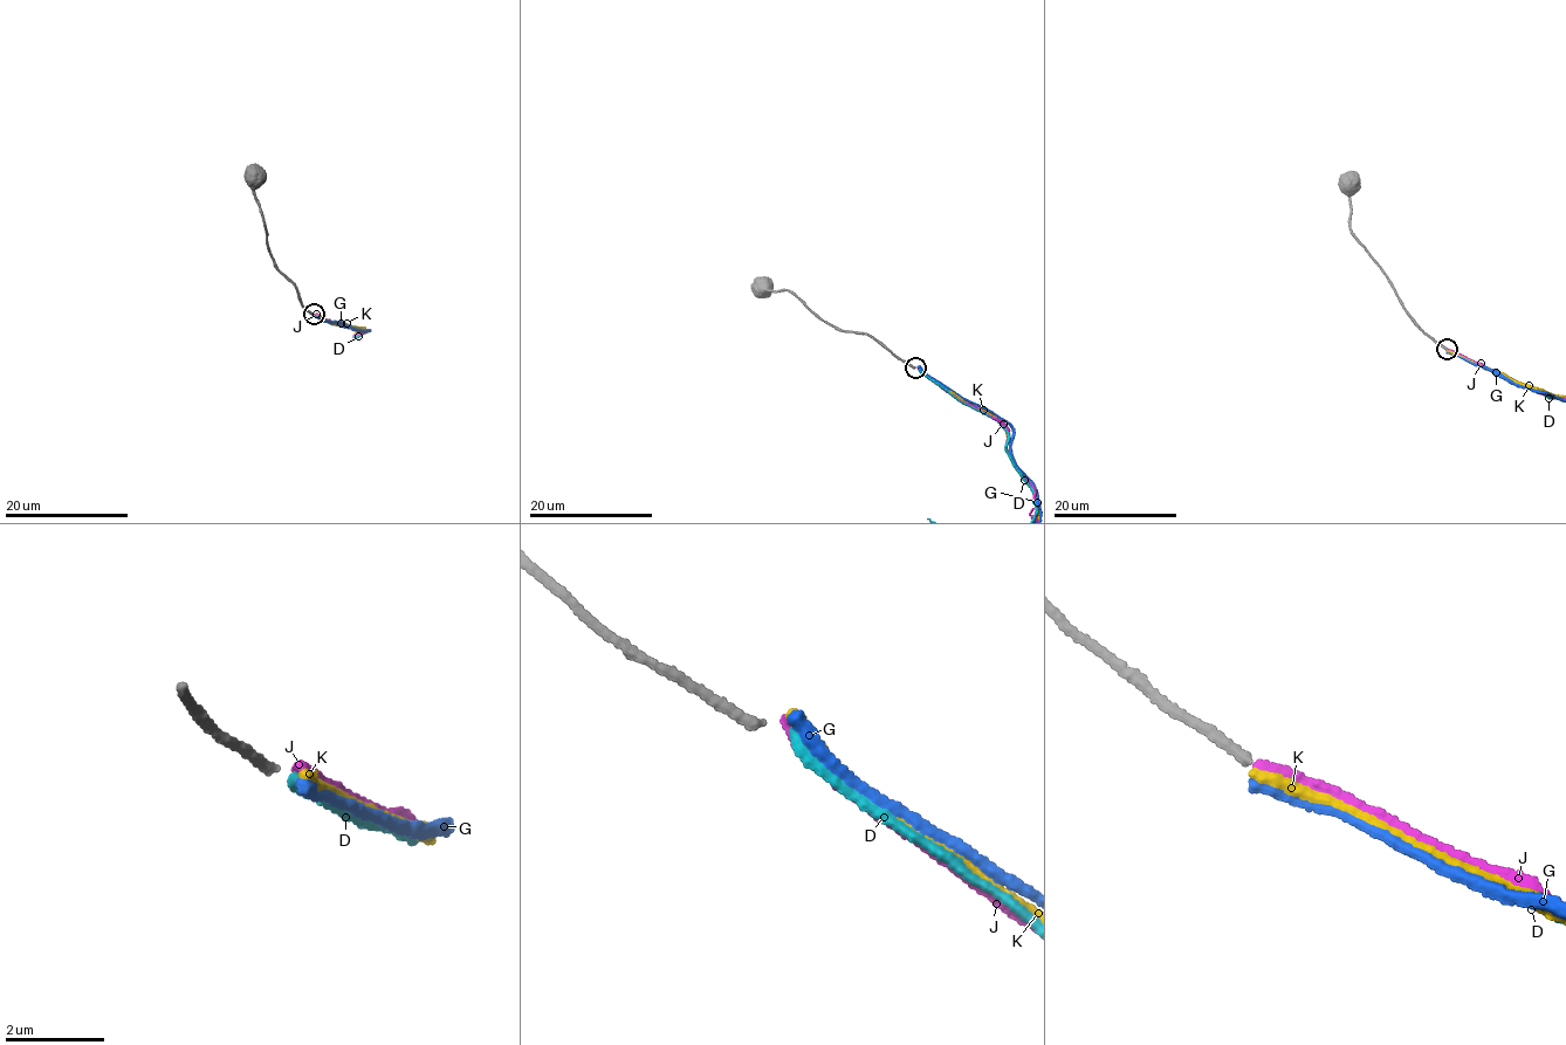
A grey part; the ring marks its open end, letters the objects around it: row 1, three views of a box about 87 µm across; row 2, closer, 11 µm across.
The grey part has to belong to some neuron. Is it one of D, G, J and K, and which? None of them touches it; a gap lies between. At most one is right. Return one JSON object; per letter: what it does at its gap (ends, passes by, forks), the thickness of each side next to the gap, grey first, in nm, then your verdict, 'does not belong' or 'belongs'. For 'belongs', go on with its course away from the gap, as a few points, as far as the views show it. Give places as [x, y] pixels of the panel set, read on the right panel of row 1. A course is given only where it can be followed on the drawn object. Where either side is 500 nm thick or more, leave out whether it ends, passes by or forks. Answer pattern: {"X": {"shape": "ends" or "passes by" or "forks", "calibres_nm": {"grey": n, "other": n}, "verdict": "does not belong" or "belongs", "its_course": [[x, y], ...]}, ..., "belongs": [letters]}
{"D": {"shape": "ends", "calibres_nm": {"grey": 190, "other": 240}, "verdict": "belongs"}, "G": {"shape": "ends", "calibres_nm": {"grey": 190, "other": 280}, "verdict": "does not belong"}, "J": {"shape": "ends", "calibres_nm": {"grey": 190, "other": 260}, "verdict": "does not belong"}, "K": {"shape": "ends", "calibres_nm": {"grey": 190, "other": 240}, "verdict": "does not belong"}, "belongs": ["D"]}

